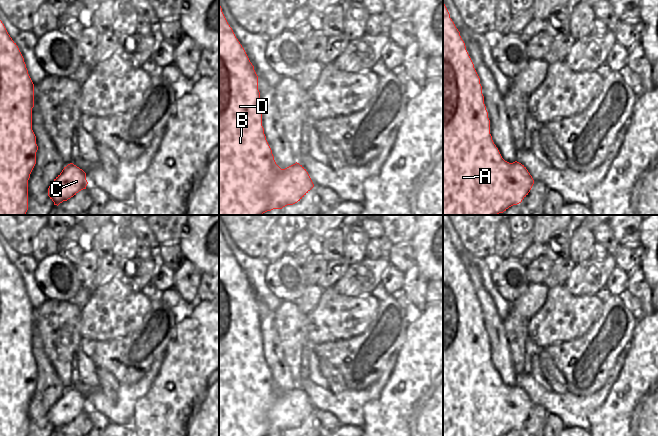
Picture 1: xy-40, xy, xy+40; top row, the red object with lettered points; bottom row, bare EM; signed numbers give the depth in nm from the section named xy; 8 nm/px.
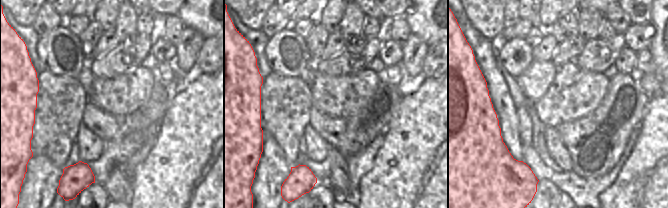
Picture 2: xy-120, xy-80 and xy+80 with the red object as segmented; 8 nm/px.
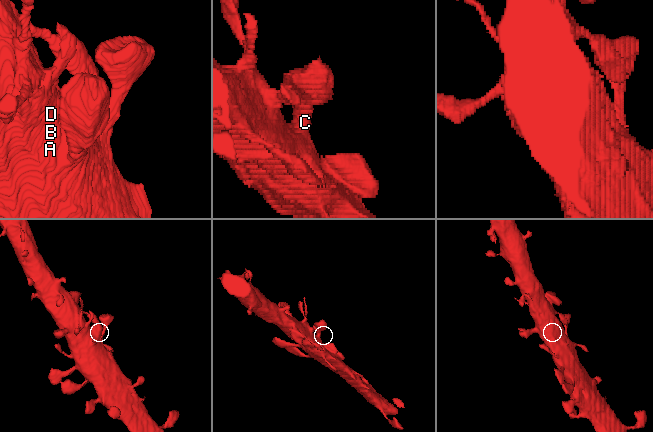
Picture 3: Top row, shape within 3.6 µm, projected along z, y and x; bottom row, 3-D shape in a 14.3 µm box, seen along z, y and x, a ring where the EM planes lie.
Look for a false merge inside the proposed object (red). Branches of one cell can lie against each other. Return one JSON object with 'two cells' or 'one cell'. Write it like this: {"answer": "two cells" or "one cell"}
{"answer": "one cell"}

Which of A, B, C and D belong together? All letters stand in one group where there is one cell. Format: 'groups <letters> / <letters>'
groups A B C D

